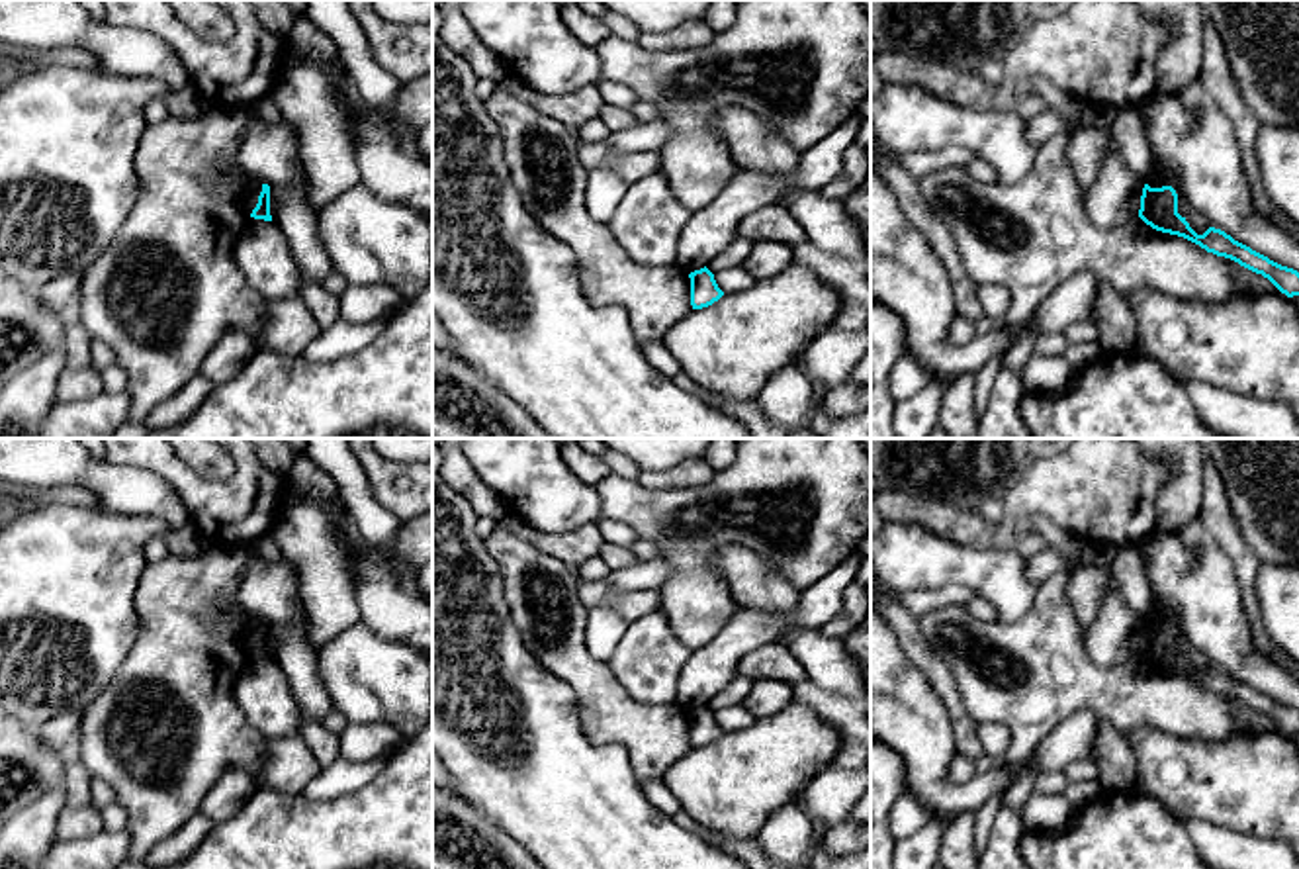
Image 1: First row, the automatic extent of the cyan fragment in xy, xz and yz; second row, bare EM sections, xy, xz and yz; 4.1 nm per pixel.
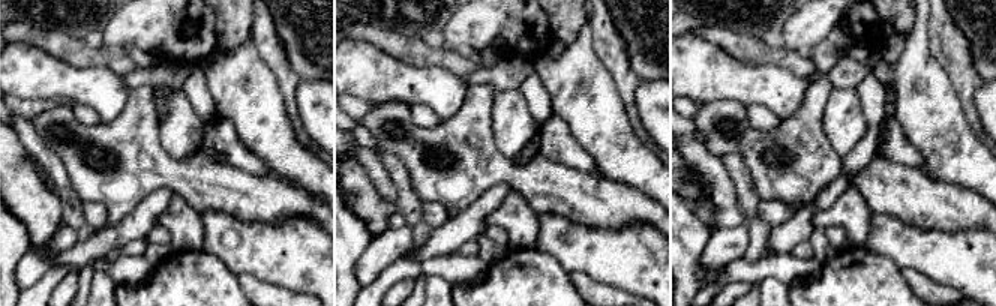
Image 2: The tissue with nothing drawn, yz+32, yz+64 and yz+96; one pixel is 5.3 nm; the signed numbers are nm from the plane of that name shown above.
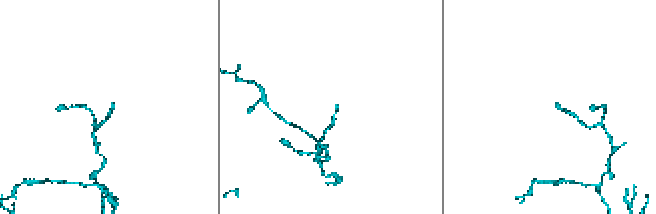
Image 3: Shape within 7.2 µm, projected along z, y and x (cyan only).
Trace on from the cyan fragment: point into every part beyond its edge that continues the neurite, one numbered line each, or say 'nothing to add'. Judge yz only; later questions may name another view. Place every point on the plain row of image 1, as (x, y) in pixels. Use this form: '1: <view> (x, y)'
nothing to add

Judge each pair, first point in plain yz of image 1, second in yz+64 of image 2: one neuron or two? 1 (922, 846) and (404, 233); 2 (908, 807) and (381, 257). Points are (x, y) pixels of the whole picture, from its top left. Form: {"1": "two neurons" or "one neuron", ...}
{"1": "two neurons", "2": "one neuron"}

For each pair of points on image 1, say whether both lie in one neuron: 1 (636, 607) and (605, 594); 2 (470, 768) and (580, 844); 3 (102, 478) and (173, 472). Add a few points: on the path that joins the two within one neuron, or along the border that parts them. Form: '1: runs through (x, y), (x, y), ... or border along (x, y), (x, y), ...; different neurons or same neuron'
1: runs through (628, 605), (613, 597); same neuron
2: runs through (497, 772), (509, 774), (552, 817); same neuron
3: border along (110, 462), (155, 472), (186, 507); different neurons

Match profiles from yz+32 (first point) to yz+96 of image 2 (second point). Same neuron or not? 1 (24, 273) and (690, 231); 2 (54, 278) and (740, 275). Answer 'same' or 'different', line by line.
1: different
2: same

